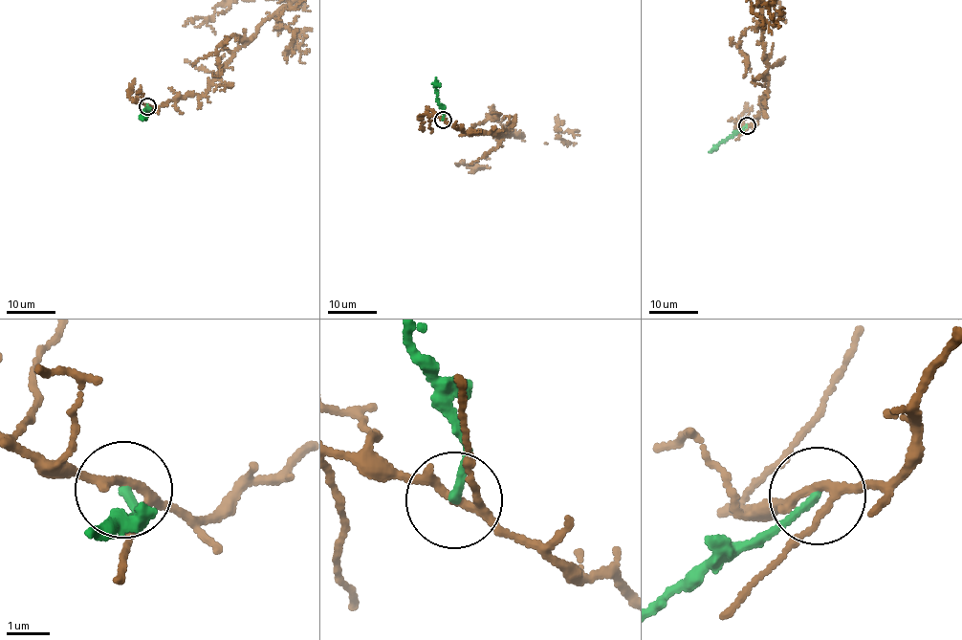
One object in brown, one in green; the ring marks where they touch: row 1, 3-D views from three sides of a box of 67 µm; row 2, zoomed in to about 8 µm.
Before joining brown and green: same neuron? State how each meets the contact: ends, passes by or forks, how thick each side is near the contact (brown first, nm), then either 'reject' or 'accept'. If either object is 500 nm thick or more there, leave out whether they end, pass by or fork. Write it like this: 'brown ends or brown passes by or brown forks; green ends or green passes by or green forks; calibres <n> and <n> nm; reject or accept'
brown forks; green ends; calibres 160 and 180 nm; reject

